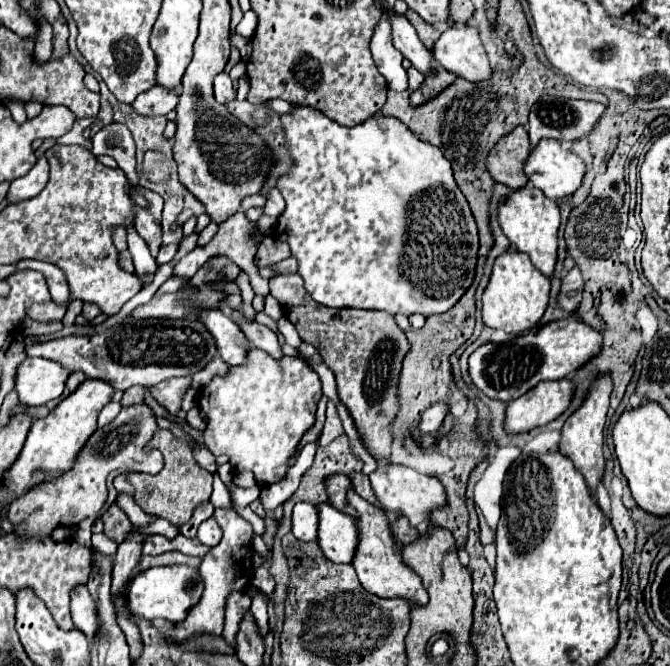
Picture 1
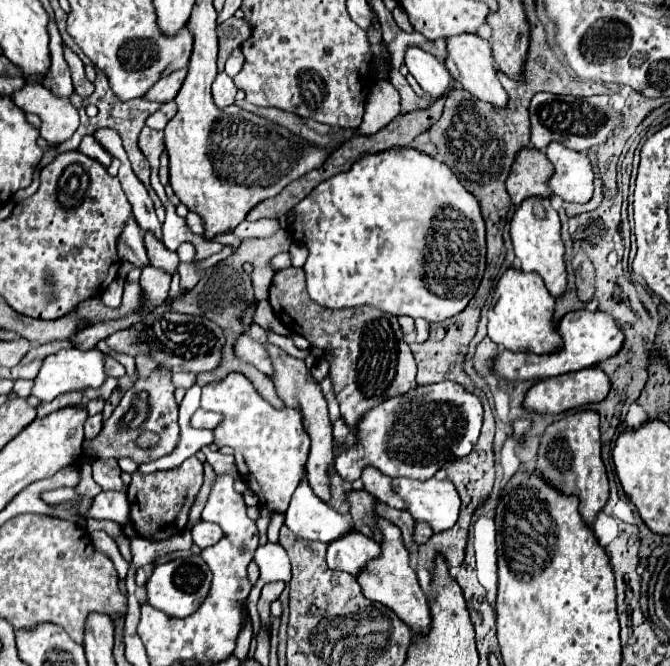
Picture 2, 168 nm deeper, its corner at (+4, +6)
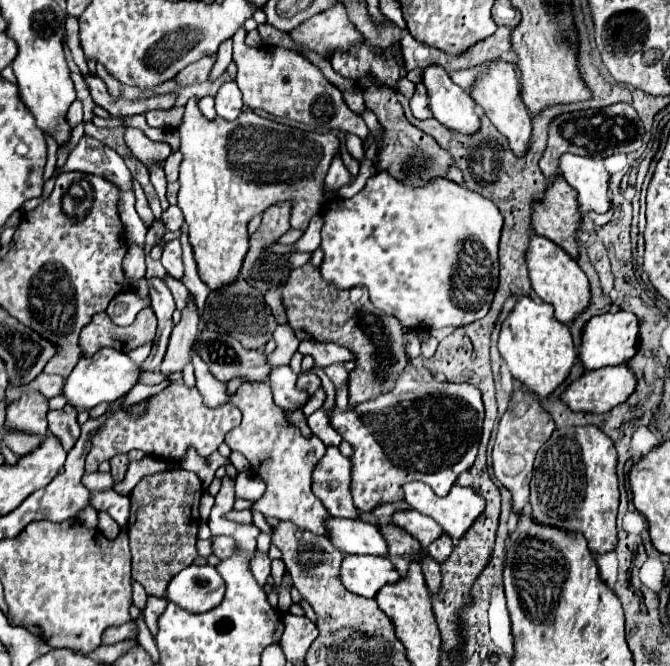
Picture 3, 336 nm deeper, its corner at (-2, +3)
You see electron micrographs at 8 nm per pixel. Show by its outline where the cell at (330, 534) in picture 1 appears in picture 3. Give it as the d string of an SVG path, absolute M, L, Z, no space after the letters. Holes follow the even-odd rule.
M344 556L340 576L348 592L364 598L374 598L382 586L400 578L394 564L382 556Z

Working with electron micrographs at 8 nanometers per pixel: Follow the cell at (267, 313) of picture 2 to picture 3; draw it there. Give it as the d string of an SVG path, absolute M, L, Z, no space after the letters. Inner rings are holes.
M304 340L298 348L298 352L302 356L312 356L314 362L316 362L316 368L326 368L328 364L334 364L334 362L348 362L348 360L354 360L354 352L344 348L344 346L338 346L338 344L324 344L324 342L310 342L310 340Z

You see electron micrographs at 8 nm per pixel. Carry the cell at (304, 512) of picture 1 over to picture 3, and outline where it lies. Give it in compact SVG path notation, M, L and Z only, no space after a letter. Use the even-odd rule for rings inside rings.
M328 518L330 540L346 554L374 554L388 556L388 544L380 526L364 520L338 520Z

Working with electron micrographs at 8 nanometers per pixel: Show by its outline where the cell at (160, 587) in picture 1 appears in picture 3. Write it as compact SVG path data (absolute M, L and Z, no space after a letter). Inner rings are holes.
M210 564L184 568L168 586L168 600L188 612L208 612L224 598L224 580Z

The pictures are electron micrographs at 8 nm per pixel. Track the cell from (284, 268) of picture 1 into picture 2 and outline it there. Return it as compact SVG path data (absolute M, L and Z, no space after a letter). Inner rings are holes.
M293 242L289 248L291 263L294 267L303 267L308 257L307 247L298 242Z

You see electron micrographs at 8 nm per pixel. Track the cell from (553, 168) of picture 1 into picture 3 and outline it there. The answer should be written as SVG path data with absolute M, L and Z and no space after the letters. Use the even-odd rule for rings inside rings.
M564 154L560 158L560 170L564 180L578 192L578 204L582 212L608 212L610 210L610 172L602 162Z

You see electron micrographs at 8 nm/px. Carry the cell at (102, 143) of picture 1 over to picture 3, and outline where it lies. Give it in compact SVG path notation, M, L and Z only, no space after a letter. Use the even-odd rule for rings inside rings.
M172 240L164 244L164 252L162 252L162 264L168 272L168 276L182 280L184 278L184 264L182 264L182 248L180 248L180 240Z

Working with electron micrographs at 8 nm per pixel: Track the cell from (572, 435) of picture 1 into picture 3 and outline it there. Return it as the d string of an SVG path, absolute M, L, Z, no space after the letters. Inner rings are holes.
M556 428L550 440L536 454L530 482L532 520L542 526L560 528L572 534L582 532L592 554L616 550L616 514L620 504L616 464L618 452L614 442L600 428Z

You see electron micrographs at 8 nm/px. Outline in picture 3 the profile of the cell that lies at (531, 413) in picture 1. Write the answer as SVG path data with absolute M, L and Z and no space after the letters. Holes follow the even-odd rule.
M606 366L590 370L574 380L562 394L574 412L608 412L626 402L636 390L636 374L626 366Z

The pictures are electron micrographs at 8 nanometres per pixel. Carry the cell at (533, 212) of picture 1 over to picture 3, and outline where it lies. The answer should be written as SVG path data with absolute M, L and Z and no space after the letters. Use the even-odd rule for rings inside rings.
M532 236L530 250L528 250L528 270L530 270L530 282L532 290L548 304L554 306L554 316L558 322L570 326L588 306L590 306L590 284L586 274L580 270L580 266L566 256L562 248L558 248L554 242L542 238L542 236Z

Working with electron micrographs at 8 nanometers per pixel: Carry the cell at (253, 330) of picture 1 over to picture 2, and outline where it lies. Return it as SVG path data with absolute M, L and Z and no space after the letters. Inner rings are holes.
M266 343L264 345L270 360L272 367L274 367L274 375L272 375L272 381L274 381L274 387L276 387L276 393L278 397L286 403L286 405L300 405L302 413L304 413L304 421L308 421L308 435L312 439L312 445L310 445L310 457L308 457L308 481L312 485L312 489L316 491L316 495L324 501L330 499L330 491L328 491L328 477L326 477L326 469L328 469L328 463L332 463L332 425L330 425L330 419L328 419L328 409L326 409L326 401L320 393L320 385L314 383L312 375L308 375L308 369L304 365L304 361L300 359L294 359L290 355L286 354L279 347Z

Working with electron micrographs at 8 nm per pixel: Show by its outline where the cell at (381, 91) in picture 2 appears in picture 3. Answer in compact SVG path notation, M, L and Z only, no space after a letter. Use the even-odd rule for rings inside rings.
M194 98L186 104L186 114L180 124L180 140L180 152L184 154L184 160L180 164L178 178L178 208L182 210L184 222L188 226L190 244L194 248L194 258L198 264L198 276L210 290L220 290L238 280L242 260L248 252L246 224L252 216L262 214L274 204L292 202L292 228L308 228L310 218L318 214L324 204L324 178L334 154L340 148L340 142L332 132L318 134L292 128L262 118L254 112L242 112L242 116L238 116L234 122L226 122L222 118L216 118L214 122L202 120L202 112L198 112L198 100Z

